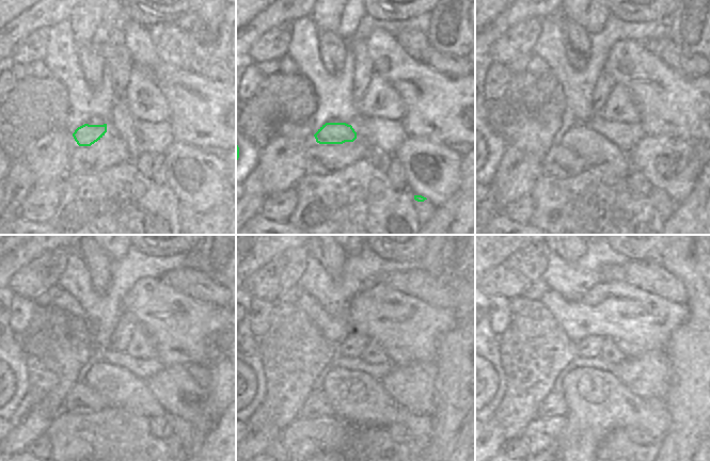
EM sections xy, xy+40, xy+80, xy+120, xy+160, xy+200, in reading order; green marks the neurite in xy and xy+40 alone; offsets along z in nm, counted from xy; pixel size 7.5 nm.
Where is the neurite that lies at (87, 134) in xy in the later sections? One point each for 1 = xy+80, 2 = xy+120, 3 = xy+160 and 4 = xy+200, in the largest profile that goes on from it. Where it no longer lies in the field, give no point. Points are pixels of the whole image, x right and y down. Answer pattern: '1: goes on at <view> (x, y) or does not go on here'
1: goes on at xy+80 (596, 149)
2: goes on at xy+120 (120, 387)
3: goes on at xy+160 (357, 397)
4: goes on at xy+200 (598, 403)

